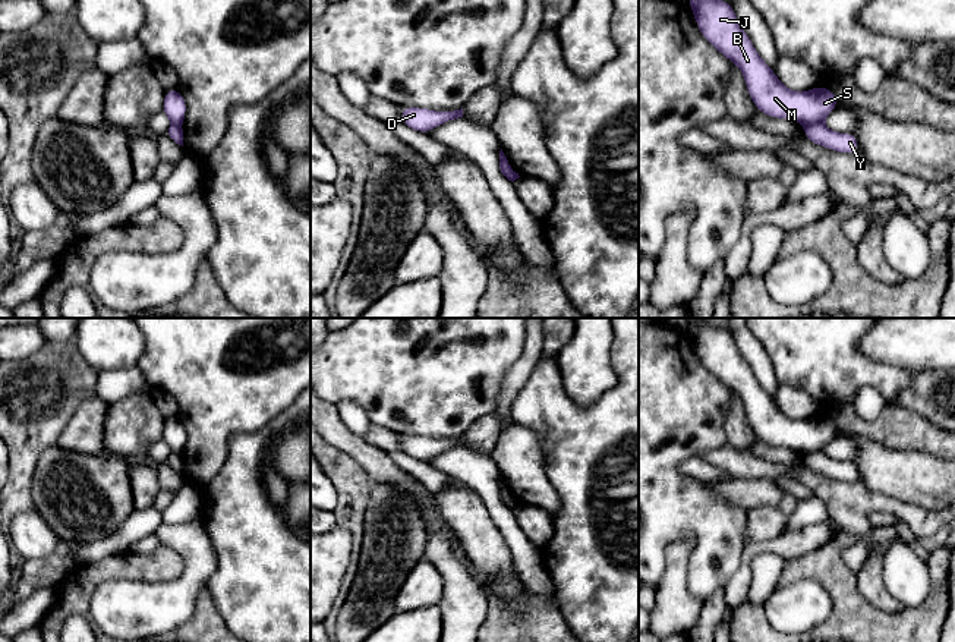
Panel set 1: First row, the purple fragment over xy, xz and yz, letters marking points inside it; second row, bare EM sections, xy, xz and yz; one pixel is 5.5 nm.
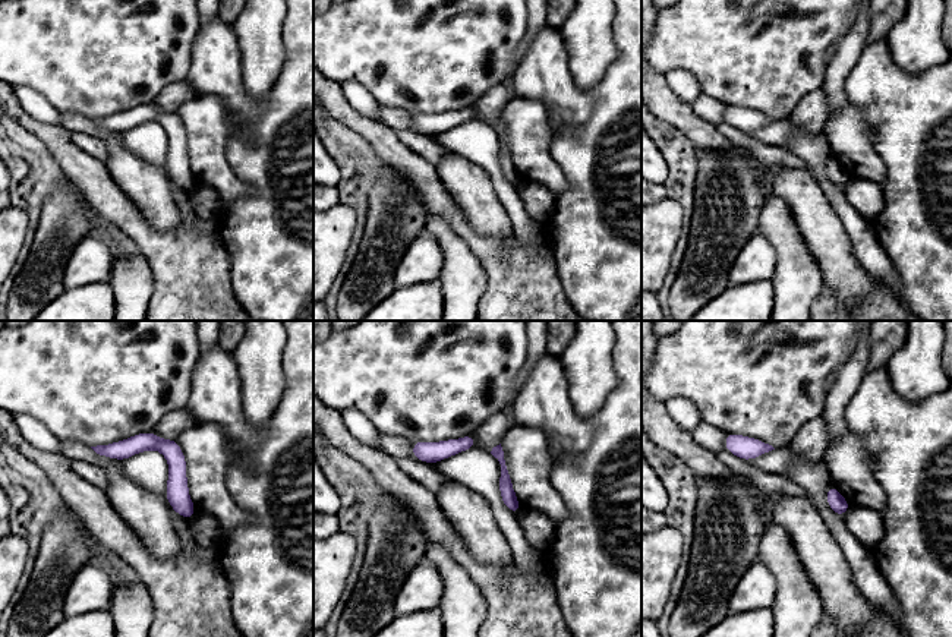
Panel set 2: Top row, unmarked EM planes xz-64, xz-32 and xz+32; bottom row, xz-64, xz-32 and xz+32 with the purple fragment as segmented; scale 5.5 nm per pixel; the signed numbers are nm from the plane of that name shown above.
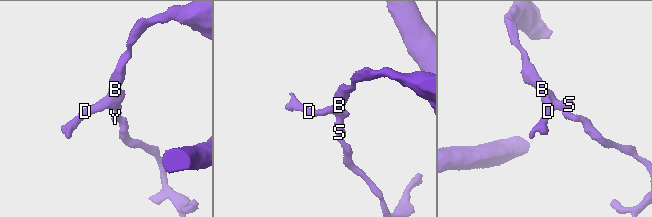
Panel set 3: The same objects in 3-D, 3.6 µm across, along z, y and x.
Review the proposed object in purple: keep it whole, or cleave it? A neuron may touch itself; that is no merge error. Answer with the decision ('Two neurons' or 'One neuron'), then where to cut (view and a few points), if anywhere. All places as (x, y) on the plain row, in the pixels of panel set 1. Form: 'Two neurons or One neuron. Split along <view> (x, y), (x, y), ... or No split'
Two neurons. Split along yz (820, 449), (806, 453)

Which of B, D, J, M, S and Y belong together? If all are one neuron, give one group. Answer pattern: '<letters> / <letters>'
B D J M S / Y

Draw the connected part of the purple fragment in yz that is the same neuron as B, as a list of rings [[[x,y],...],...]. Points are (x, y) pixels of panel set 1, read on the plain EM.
[[[702,322],[688,324],[687,330],[702,365],[743,400],[747,421],[756,437],[763,443],[775,447],[794,449],[801,453],[811,453],[823,450],[836,437],[838,427],[828,415],[814,415],[804,421],[788,418],[753,375],[731,331]]]

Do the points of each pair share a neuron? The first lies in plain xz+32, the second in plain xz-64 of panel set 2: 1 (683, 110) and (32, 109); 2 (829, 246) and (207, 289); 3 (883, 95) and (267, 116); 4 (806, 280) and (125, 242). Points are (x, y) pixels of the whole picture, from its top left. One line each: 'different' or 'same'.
1: different
2: different
3: same
4: same

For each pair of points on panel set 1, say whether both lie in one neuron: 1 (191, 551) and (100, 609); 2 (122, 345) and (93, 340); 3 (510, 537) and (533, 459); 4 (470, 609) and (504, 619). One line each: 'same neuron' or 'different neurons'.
1: same neuron
2: same neuron
3: different neurons
4: different neurons

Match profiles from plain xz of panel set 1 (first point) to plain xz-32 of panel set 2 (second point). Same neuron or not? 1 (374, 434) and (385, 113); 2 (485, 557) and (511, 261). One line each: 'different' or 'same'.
1: same
2: different

